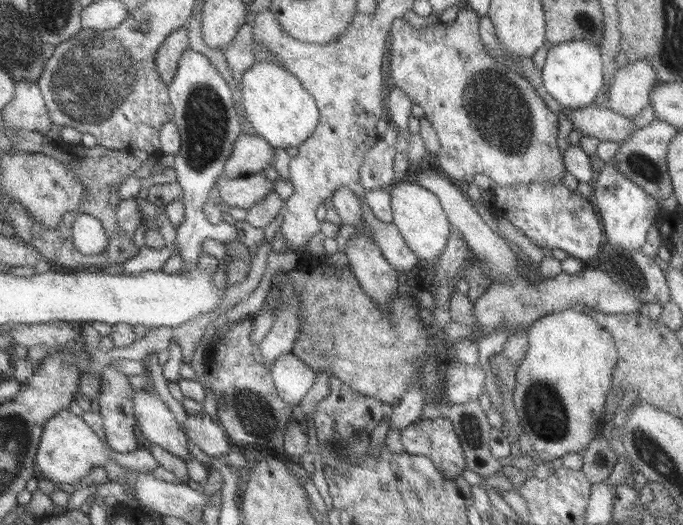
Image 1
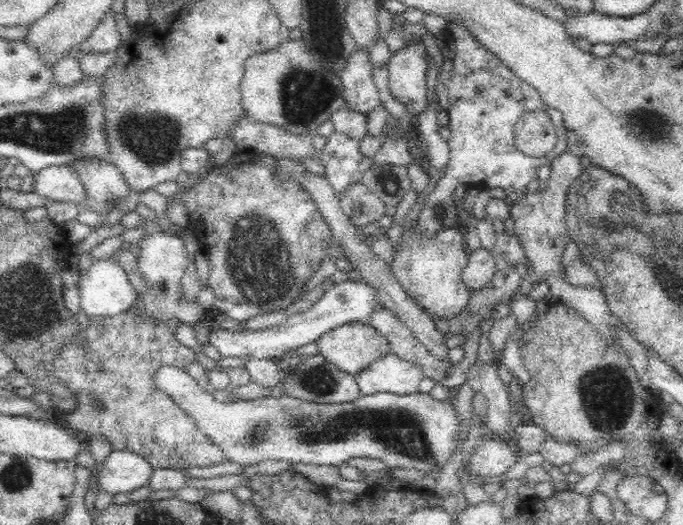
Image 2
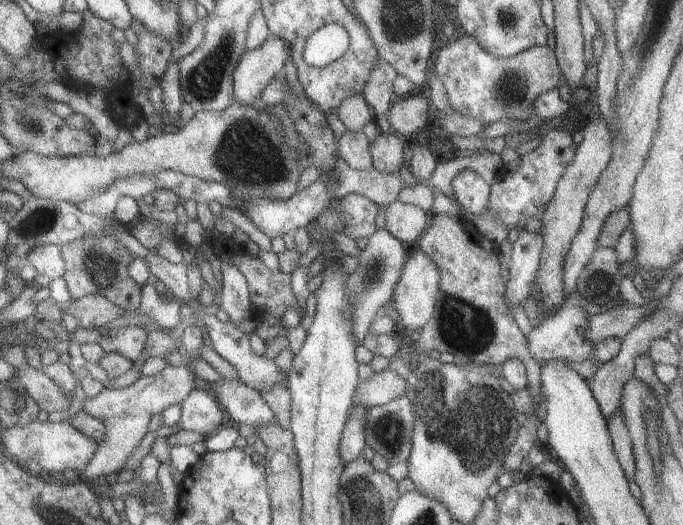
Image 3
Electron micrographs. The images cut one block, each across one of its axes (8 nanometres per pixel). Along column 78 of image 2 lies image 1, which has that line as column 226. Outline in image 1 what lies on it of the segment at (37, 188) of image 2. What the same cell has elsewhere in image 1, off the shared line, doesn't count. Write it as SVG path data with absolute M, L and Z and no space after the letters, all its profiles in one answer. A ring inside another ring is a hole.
M264 171L239 179L221 176L214 193L229 208L248 210L275 193L275 184L267 180Z

